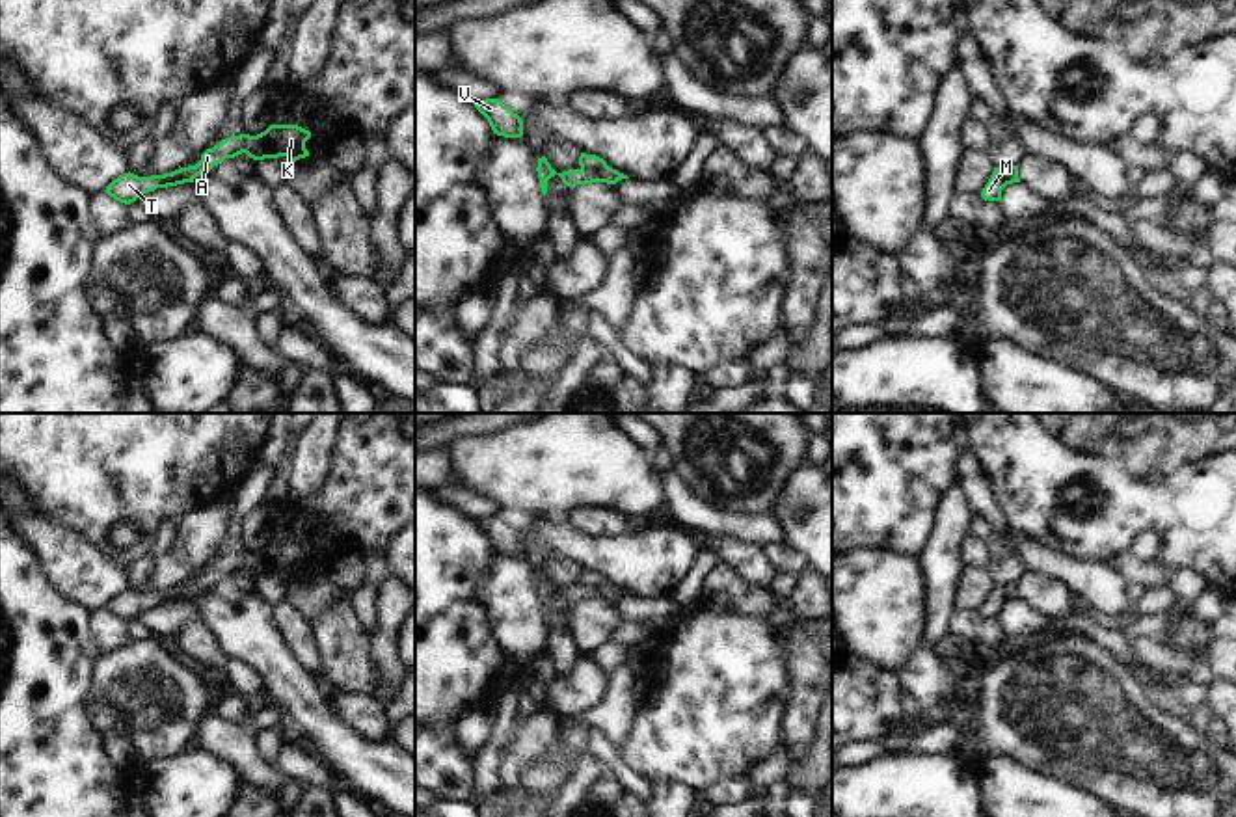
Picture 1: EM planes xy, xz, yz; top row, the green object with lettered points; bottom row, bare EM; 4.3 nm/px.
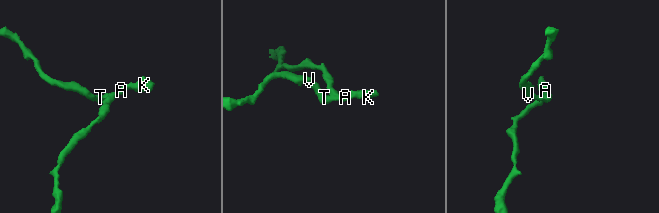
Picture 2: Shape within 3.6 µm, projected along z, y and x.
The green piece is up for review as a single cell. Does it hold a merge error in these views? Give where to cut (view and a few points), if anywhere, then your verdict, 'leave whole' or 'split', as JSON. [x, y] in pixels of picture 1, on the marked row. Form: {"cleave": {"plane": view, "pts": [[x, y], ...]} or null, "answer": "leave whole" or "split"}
{"cleave": {"plane": "xy", "pts": [[183, 170], [177, 177], [166, 177], [157, 187]]}, "answer": "split"}

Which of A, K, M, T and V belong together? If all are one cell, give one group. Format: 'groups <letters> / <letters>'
groups A K M / T V

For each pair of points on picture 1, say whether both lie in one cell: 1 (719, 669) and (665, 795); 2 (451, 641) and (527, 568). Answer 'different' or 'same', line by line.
1: different
2: different

